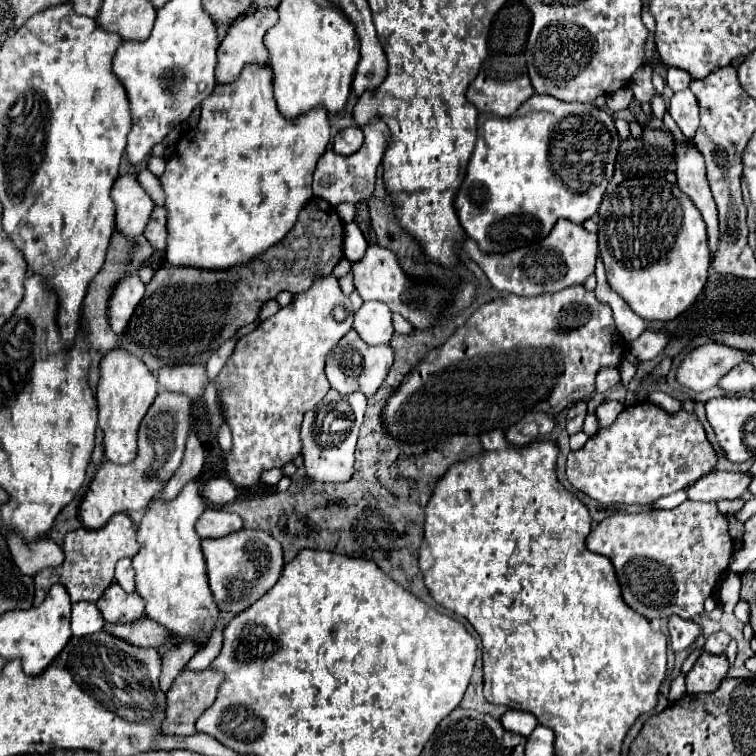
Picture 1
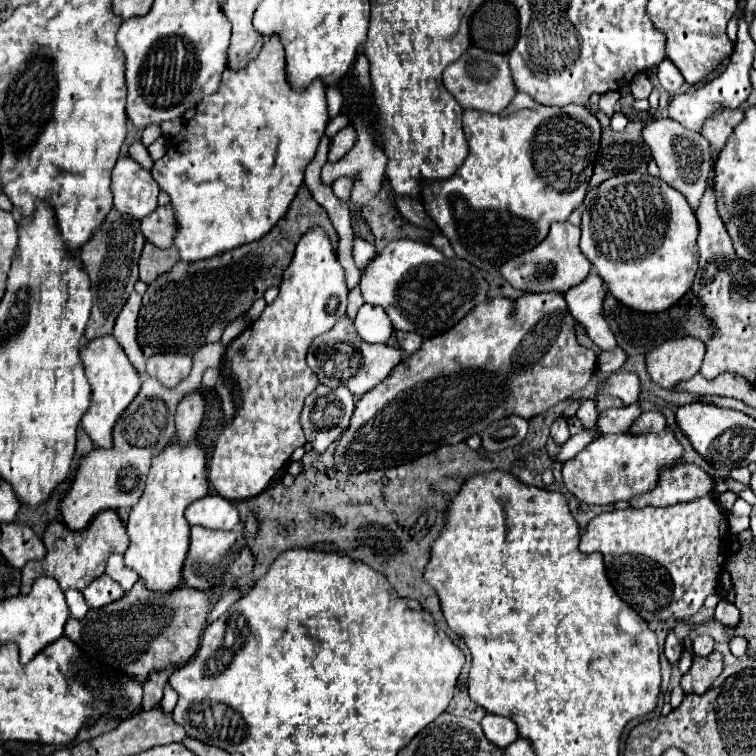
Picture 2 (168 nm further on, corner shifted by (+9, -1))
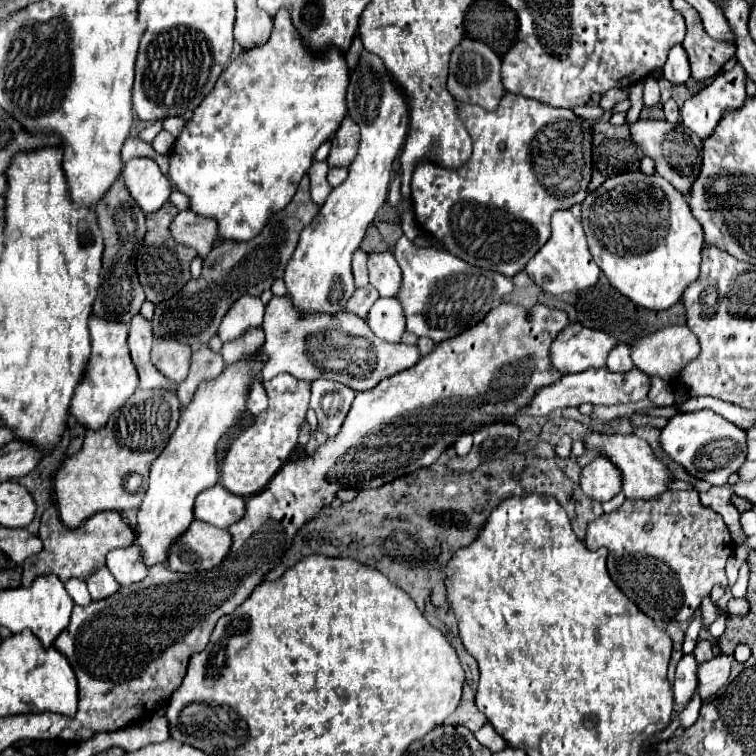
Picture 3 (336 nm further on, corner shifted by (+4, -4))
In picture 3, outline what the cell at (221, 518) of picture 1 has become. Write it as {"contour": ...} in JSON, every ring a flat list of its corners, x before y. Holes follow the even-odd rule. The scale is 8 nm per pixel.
{"contour":[[214,485,212,489,202,491,196,497,194,517,206,521,214,527,228,529,230,525,238,523,246,513,246,501,230,491,224,491,222,485]]}

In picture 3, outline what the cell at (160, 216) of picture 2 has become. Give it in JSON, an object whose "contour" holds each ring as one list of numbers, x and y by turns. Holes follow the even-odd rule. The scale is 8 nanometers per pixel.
{"contour":[[180,211,170,223,172,239,180,245,192,247,200,253,200,257,208,255,212,245,216,243,216,225,212,219,200,219,192,215,192,211]]}

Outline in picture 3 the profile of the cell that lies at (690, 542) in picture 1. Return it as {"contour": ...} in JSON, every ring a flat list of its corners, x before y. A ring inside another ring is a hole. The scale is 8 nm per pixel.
{"contour":[[668,491,664,499,656,501,626,499,626,503,618,511,604,513,602,517,594,519,588,525,584,539,590,551,596,551,600,547,608,549,608,571,612,581,656,623,668,623,668,619,692,619,702,599,708,597,716,585,728,585,724,565,732,555,730,541,732,539,724,519,710,507,702,505,696,491]]}

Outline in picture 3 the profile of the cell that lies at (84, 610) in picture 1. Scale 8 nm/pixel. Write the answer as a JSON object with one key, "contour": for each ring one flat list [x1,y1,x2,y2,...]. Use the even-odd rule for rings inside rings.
{"contour":[[70,579,70,581,66,583,66,591,68,591,68,595,72,597,72,601,74,601,76,605,86,607,86,605,92,603,92,599,90,599,90,595,88,595,88,589,86,589,86,583,84,583,84,581]]}

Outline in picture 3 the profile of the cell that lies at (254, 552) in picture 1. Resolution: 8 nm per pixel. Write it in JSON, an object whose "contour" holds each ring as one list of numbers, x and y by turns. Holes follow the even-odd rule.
{"contour":[[194,521,186,535,168,553,168,567,178,573,198,573,216,569,230,553,232,535,226,529]]}

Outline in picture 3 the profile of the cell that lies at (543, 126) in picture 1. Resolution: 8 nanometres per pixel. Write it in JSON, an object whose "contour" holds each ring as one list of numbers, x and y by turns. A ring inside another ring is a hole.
{"contour":[[508,93,500,107,496,111,486,111,478,105,458,105,460,109,460,117,472,137,472,143,474,143,474,153,472,157,468,159,468,163,464,163,462,167,458,169,442,169,442,167,436,167,434,163,418,163,414,175,412,175,412,203,414,203,414,213,416,213,416,219,418,223,428,229,432,235,436,235,444,245,446,249,460,257,462,261,470,263,470,265,476,265,476,267,482,267,482,269,490,269,490,271,496,271,496,273,502,273,506,277,514,277,518,271,524,269,524,265,540,251,540,247,550,239,550,217,554,211,560,211,560,209,570,209,572,205,576,203,582,203,586,199,586,191,588,191,588,183,590,183,590,177,592,177,592,141,594,141,594,131,592,131,592,125,590,121,578,117,572,109,556,109,556,107,550,107,550,105,542,105,538,101,532,101,528,97,522,97,522,95,514,95,514,93]]}

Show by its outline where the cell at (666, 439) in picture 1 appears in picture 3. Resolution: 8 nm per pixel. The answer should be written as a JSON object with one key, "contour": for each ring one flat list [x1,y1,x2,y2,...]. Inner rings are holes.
{"contour":[[598,455,584,465,580,487,590,499,606,503,622,491,622,473,606,455]]}

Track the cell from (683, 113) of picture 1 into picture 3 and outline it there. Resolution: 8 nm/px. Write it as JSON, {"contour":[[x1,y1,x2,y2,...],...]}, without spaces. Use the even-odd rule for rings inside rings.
{"contour":[[736,63,734,69,730,69,728,73,716,75,708,87,704,87,694,97,686,99,682,109,680,109,680,119,682,119,684,127,694,131,702,139,708,139,714,133,714,129,718,127,720,119,726,113,738,111,744,105,744,101,746,101,746,71,744,71,744,67,740,63]]}

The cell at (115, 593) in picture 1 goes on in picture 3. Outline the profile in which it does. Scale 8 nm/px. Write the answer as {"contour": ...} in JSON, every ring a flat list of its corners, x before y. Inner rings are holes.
{"contour":[[102,567,102,571,96,571,96,575,92,575,92,579,88,579,86,585,88,585,88,591,94,601,106,599,120,589,118,581,112,577,112,573,106,567]]}

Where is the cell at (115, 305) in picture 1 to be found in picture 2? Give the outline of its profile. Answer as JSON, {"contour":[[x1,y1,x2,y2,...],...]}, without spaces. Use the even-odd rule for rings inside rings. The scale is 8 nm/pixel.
{"contour":[[133,292,115,322,113,336,123,346,125,354,129,356,129,360,135,366,135,370,139,372,139,376,145,376,145,356,143,356,143,350,139,348,139,342,137,342,139,308,141,308,141,296,137,292]]}

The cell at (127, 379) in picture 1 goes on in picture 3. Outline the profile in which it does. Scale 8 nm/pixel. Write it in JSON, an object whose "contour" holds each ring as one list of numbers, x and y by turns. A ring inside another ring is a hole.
{"contour":[[90,317,90,339,92,339,92,359,86,371,84,383,76,389,72,397,72,415,92,431,106,427,108,419,134,395,138,389,138,375,136,367,130,359,128,351,128,325,124,323,104,323,102,319]]}

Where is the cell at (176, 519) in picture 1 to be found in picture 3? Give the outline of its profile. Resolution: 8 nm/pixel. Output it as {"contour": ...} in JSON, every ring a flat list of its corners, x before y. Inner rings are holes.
{"contour":[[258,355,228,365,220,377,200,385,192,403,182,409,172,439,150,467,150,485,138,511,136,545,140,547,146,567,168,561,170,547,186,533,194,521,192,509,196,495,218,483,218,461,214,461,216,443,236,423,238,415,244,413,248,387,252,381,260,381,260,367,262,357]]}

